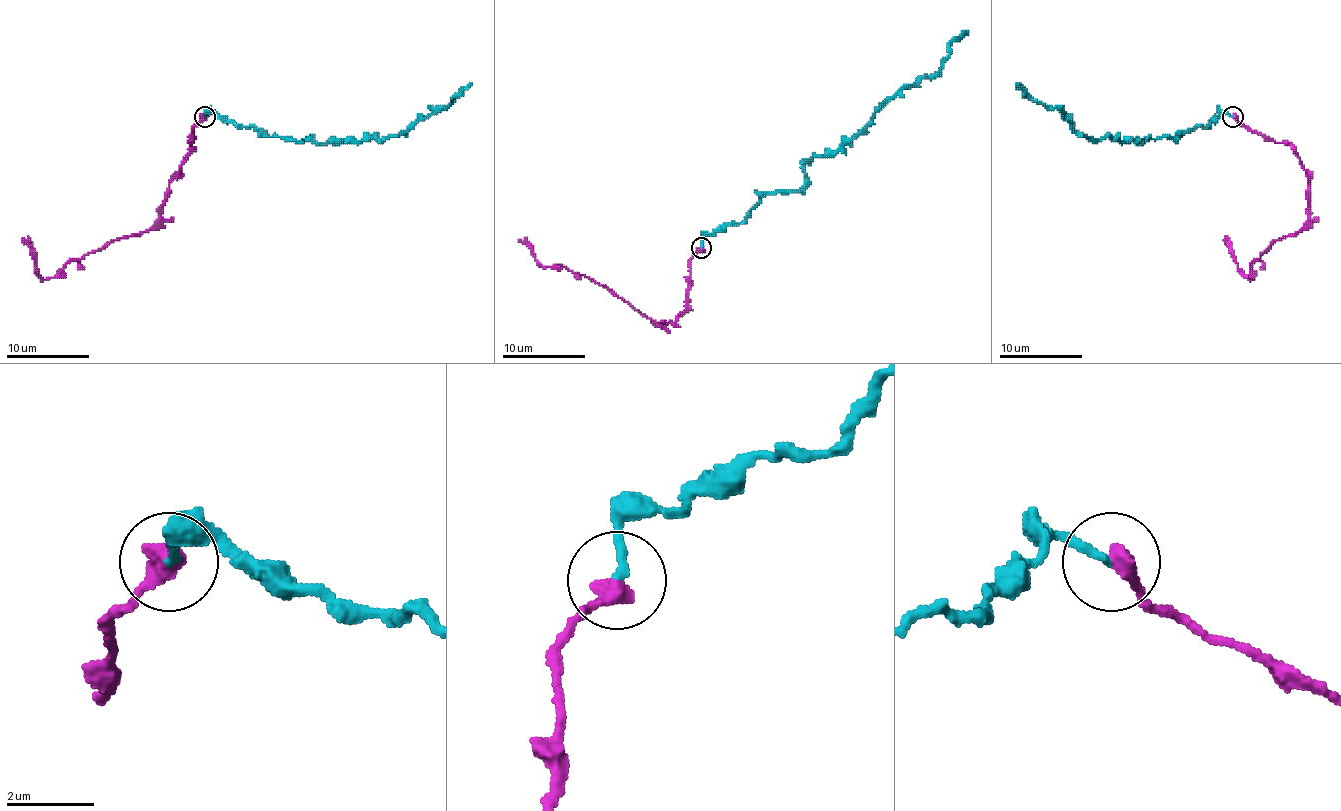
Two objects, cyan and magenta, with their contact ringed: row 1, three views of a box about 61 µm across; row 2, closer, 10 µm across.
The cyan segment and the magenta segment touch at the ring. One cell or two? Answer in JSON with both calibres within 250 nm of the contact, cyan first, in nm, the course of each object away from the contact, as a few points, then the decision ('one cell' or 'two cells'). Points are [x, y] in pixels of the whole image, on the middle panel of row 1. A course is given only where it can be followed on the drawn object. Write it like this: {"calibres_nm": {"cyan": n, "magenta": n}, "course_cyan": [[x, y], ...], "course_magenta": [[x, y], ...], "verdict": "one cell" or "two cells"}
{"calibres_nm": {"cyan": 200, "magenta": 480}, "course_cyan": [[701, 248], [763, 196], [798, 190], [806, 163], [833, 155], [932, 76], [968, 30]], "course_magenta": [[701, 248], [690, 260], [686, 306], [674, 322], [653, 322], [587, 277], [541, 264], [518, 239]], "verdict": "one cell"}

